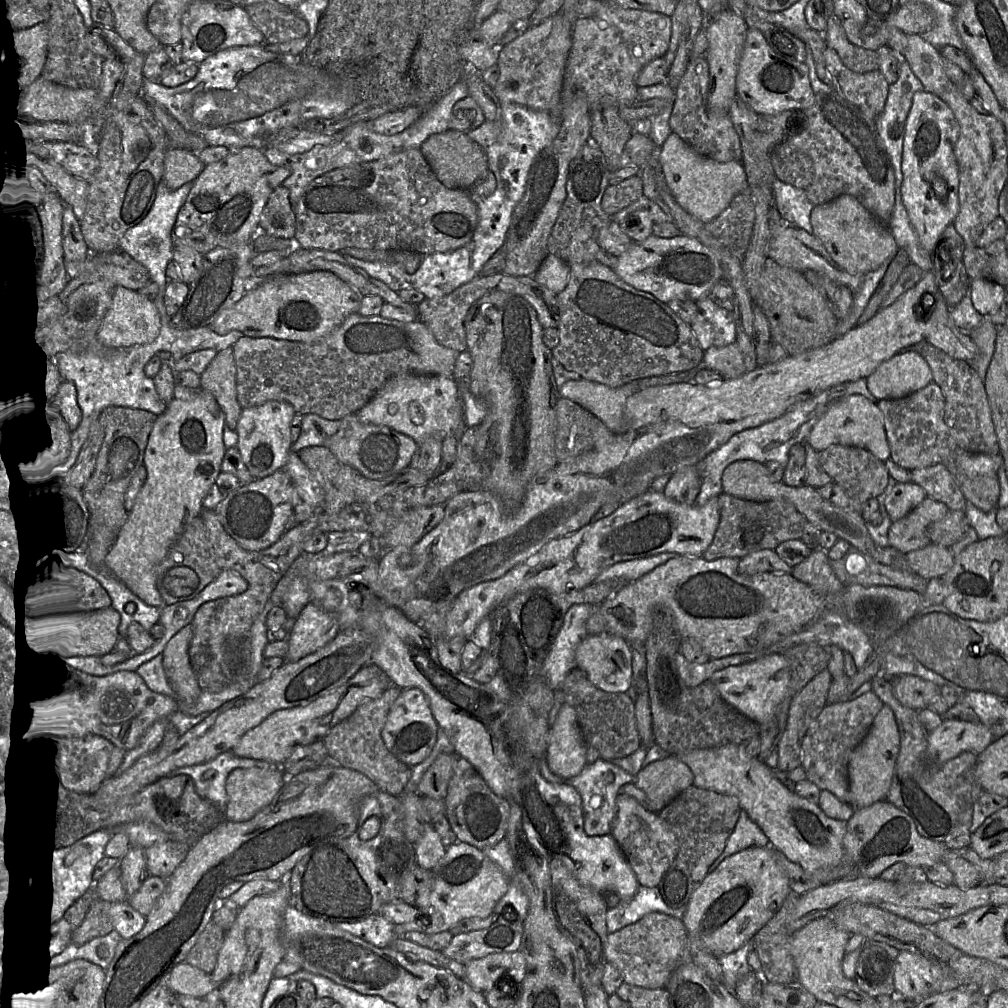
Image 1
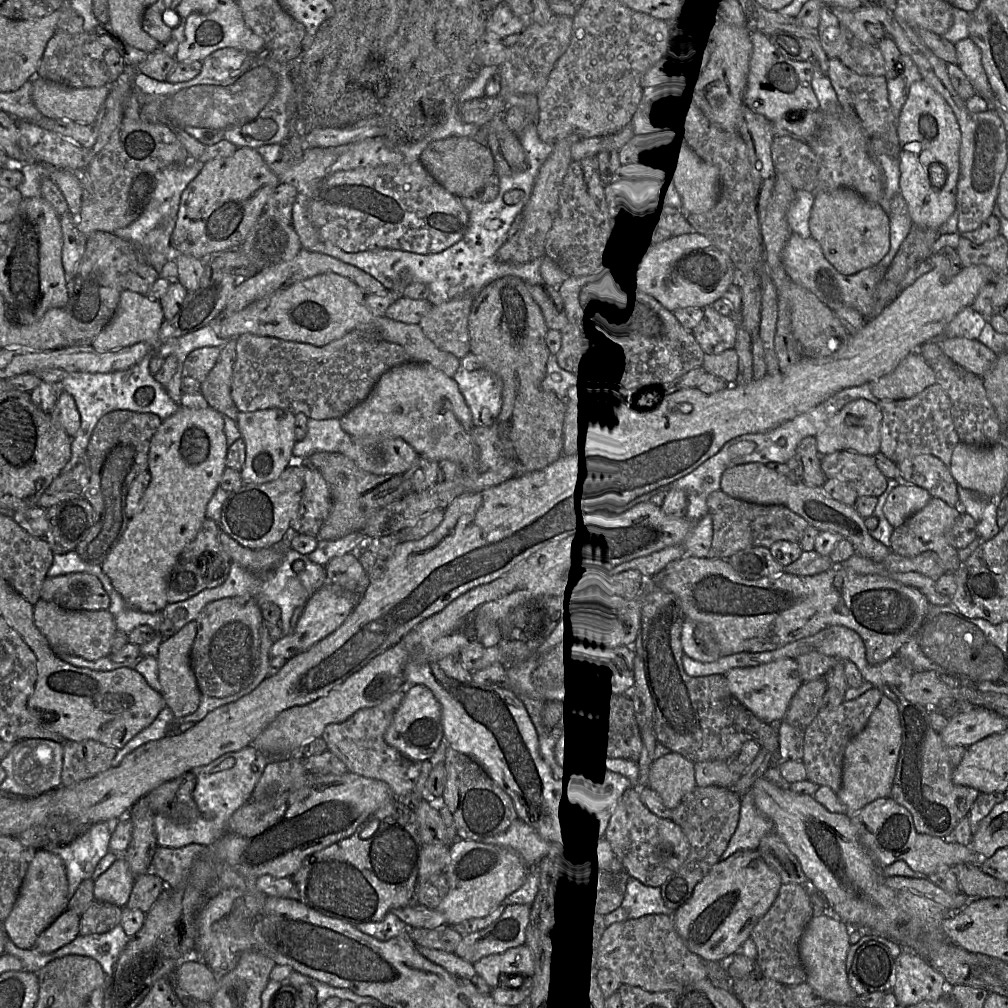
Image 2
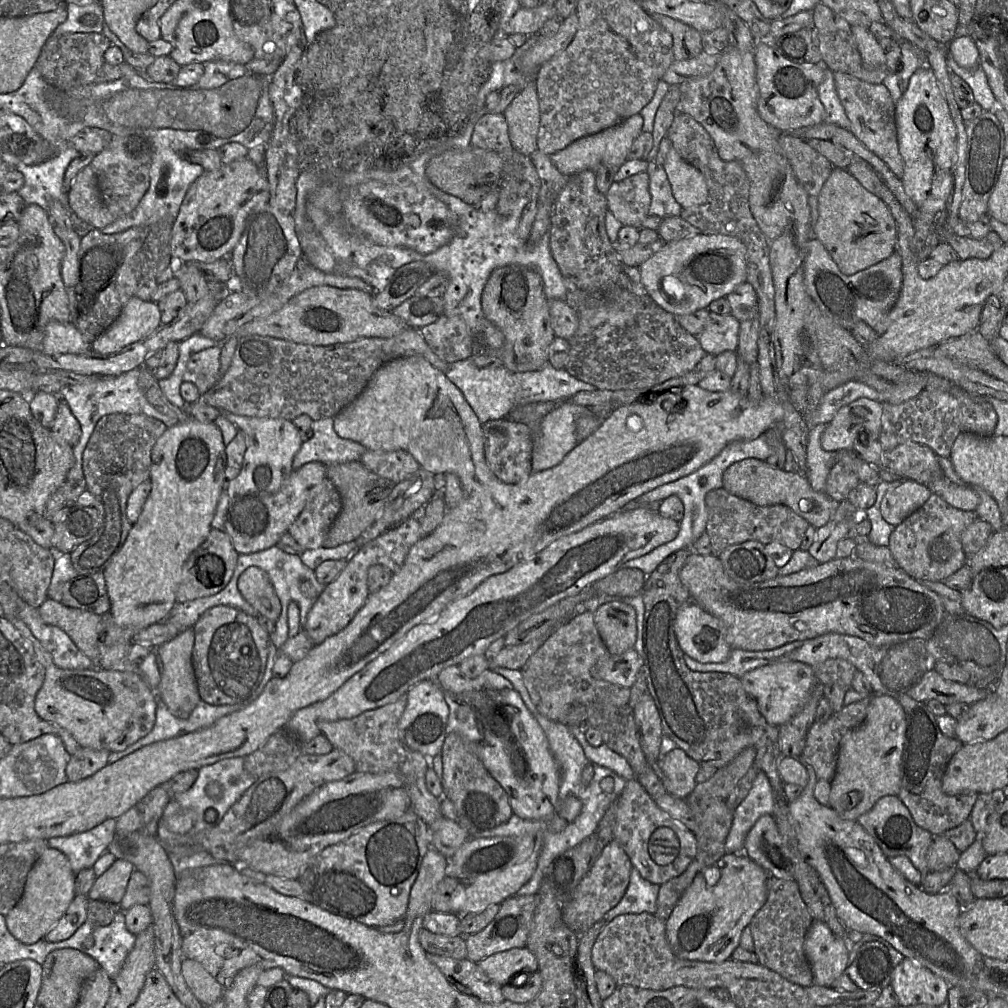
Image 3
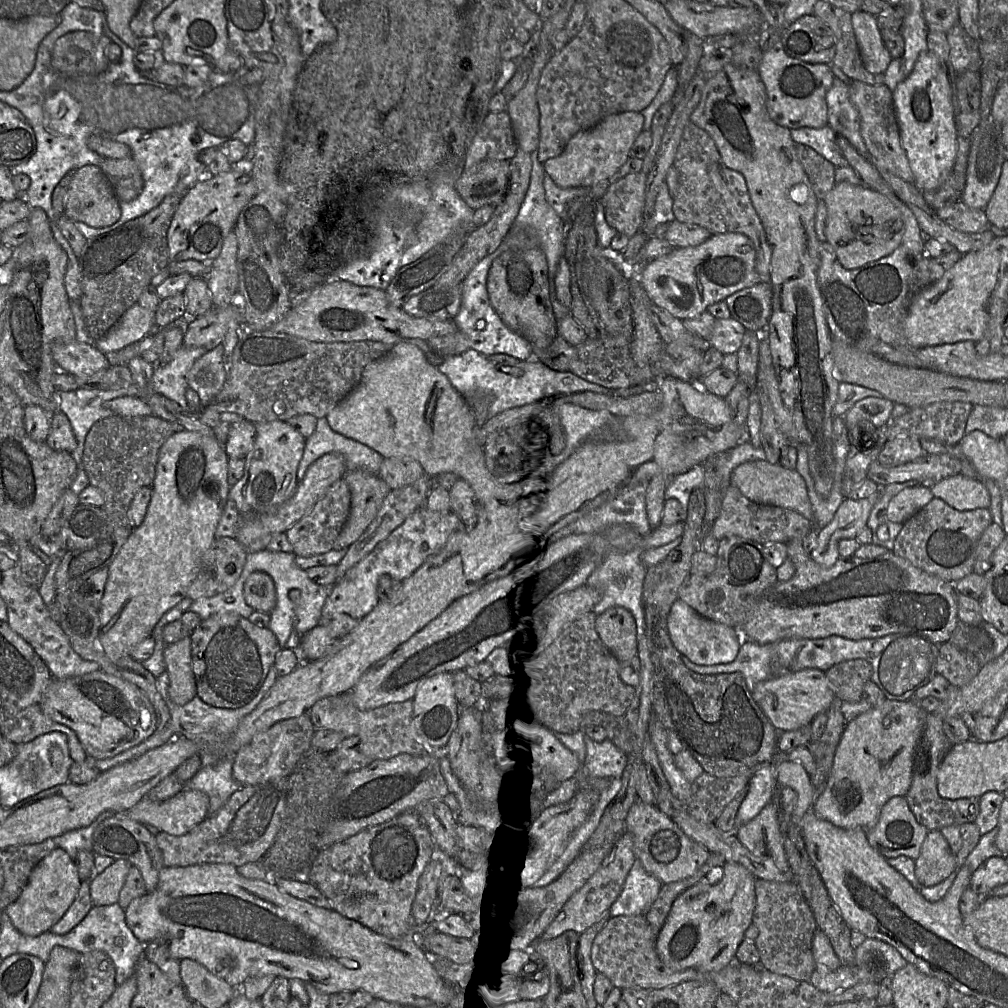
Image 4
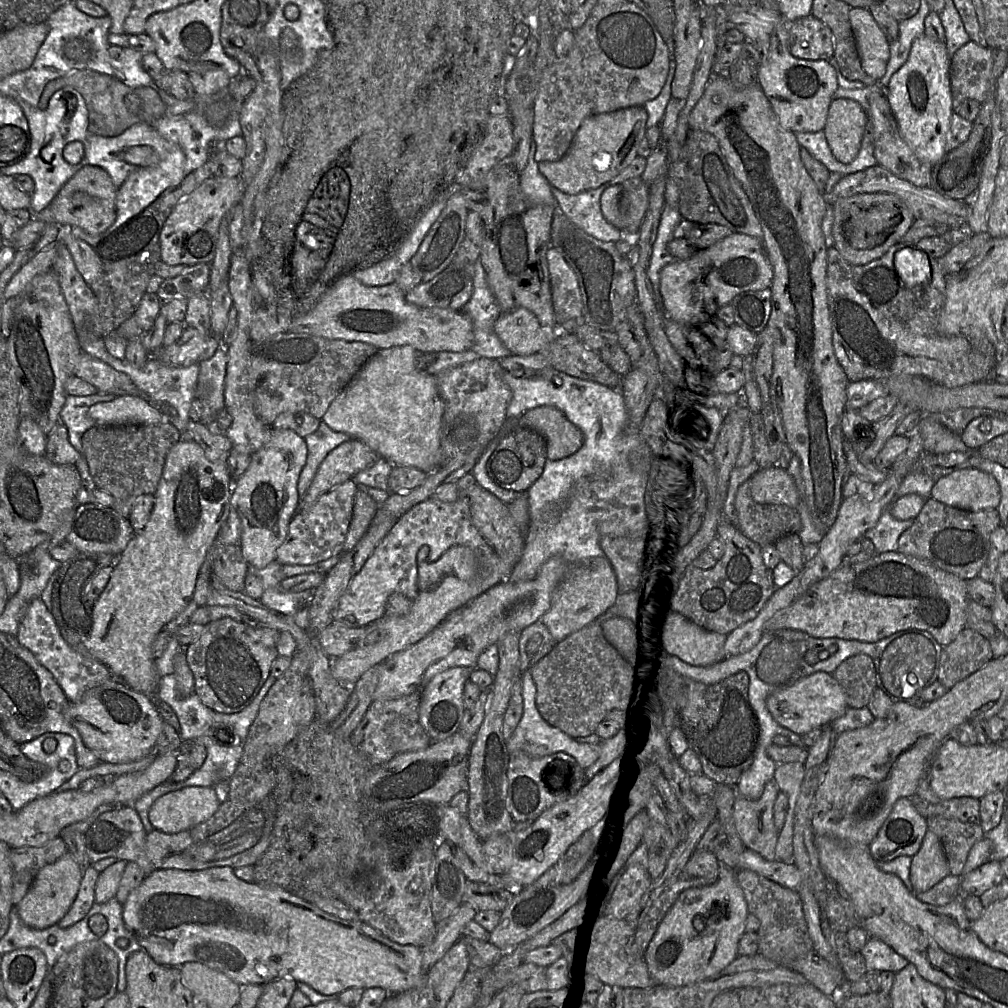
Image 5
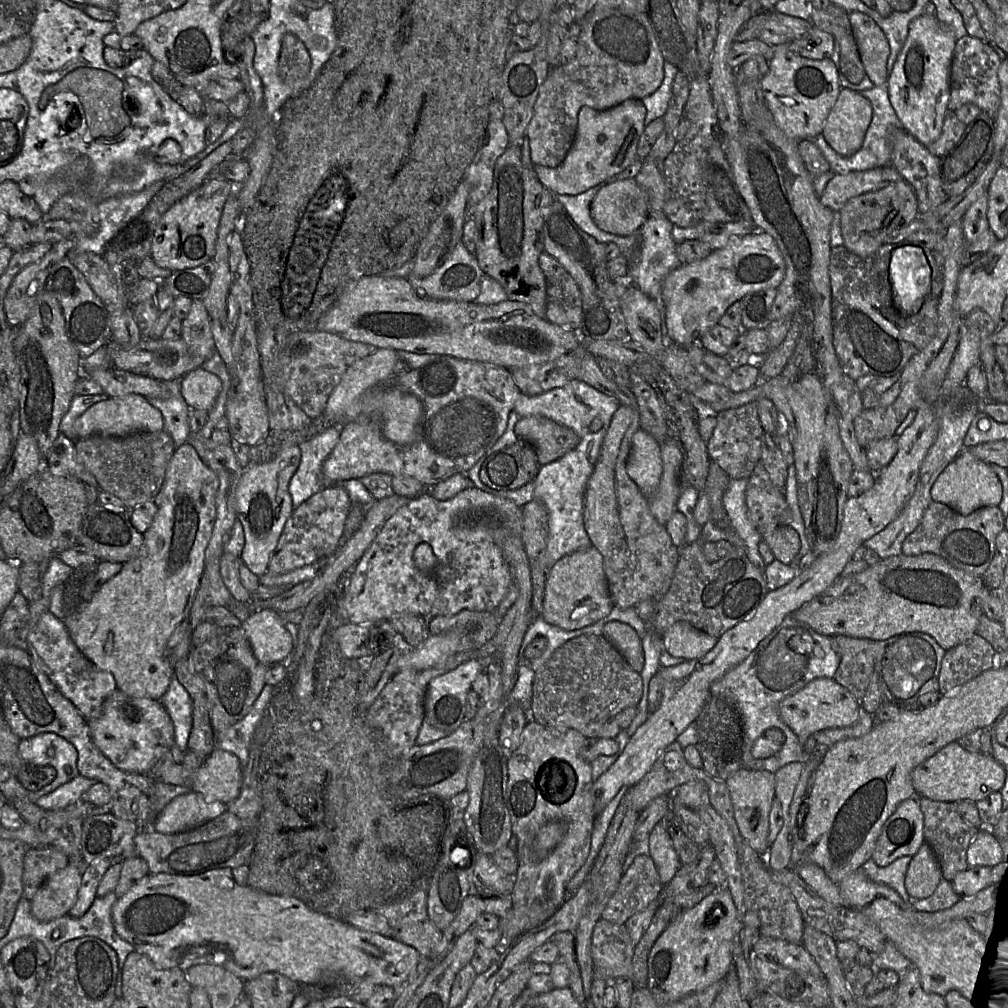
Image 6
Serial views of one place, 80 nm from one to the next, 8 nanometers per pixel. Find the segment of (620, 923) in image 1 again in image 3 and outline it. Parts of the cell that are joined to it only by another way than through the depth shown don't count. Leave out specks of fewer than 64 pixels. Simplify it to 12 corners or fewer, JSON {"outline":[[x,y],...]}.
{"outline":[[633,867],[625,894],[605,914],[654,915],[660,886]]}

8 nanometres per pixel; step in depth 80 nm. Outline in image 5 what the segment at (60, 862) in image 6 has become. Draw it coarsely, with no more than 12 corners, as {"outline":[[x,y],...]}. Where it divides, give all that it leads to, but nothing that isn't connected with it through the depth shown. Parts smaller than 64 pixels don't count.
{"outline":[[61,837],[40,847],[11,848],[13,905],[40,869],[67,852]]}

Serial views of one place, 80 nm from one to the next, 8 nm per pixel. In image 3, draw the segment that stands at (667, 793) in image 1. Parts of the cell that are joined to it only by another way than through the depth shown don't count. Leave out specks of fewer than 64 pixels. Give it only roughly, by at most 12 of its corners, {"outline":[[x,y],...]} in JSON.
{"outline":[[676,748],[651,765],[667,793],[686,799],[700,765]]}

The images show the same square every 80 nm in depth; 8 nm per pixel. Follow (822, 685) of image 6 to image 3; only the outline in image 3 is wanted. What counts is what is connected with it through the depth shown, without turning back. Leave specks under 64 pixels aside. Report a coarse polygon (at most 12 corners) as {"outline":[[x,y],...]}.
{"outline":[[797,661],[745,673],[745,691],[770,725],[780,727],[818,684]]}

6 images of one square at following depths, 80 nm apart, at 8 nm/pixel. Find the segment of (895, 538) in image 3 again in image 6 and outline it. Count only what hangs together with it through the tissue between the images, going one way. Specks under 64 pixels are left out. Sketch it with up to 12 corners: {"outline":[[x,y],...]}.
{"outline":[[932,501],[902,554],[982,577],[1005,517]]}

